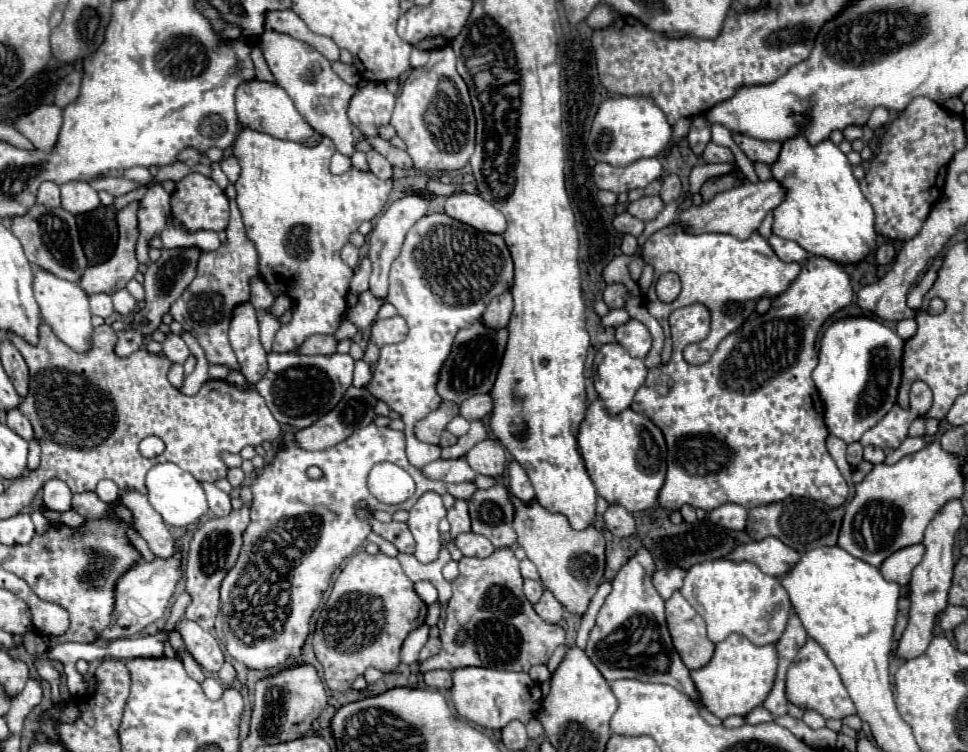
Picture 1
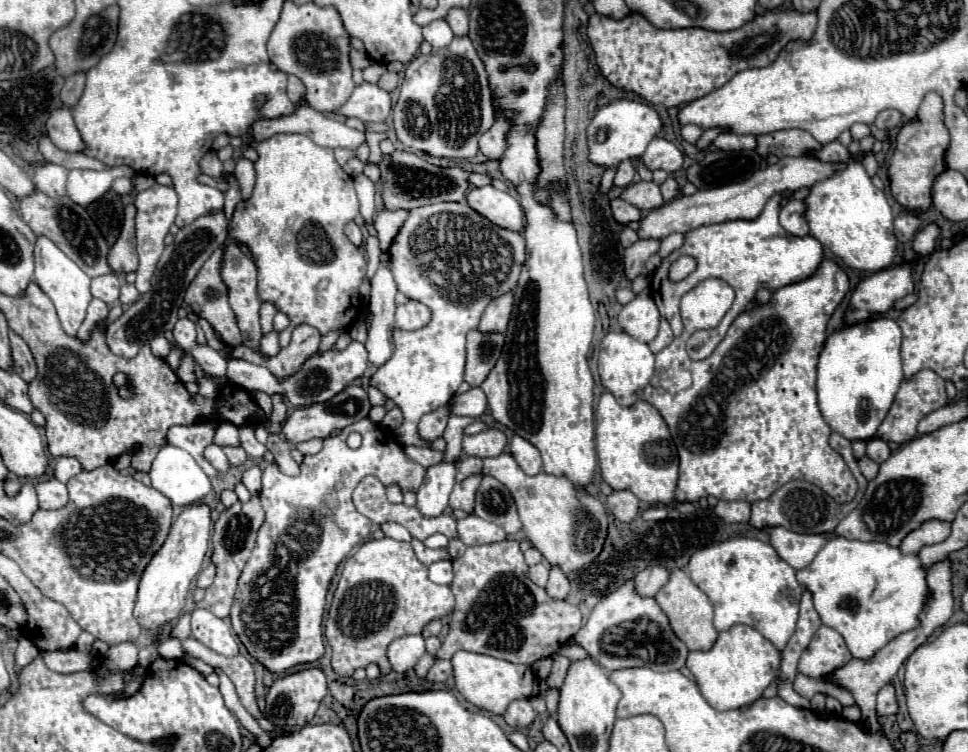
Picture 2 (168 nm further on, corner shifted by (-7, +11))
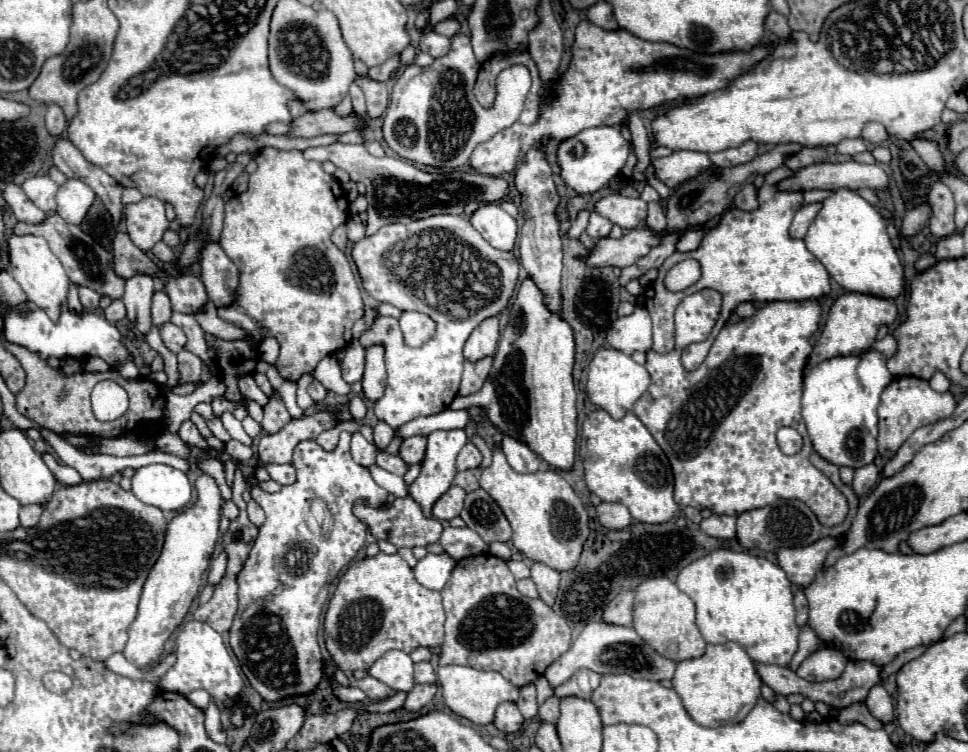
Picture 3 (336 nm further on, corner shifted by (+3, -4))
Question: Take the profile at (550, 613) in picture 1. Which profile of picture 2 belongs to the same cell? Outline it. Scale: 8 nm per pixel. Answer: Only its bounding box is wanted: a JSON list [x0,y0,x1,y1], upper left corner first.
[546,567,570,599]

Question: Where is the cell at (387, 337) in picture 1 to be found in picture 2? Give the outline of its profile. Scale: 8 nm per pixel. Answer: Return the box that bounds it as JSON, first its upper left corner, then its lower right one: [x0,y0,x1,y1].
[394,301,430,331]

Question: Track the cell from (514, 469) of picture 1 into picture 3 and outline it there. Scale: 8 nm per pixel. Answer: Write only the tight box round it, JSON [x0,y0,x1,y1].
[502,436,540,472]

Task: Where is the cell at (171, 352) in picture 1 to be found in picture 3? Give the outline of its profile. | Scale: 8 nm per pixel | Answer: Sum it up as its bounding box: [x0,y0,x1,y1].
[158,322,186,354]

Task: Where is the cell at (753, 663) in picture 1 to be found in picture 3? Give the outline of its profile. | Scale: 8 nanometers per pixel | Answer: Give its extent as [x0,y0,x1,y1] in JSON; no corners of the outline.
[672,642,762,728]

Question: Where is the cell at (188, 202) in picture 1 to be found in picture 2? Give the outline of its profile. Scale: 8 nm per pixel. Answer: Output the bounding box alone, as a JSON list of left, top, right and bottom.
[200,151,224,179]

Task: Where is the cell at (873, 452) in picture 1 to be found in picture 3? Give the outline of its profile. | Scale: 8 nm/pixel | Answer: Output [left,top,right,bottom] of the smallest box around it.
[852,464,880,498]

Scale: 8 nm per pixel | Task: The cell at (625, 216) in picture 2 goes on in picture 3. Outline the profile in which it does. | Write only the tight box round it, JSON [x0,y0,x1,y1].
[586,212,612,238]

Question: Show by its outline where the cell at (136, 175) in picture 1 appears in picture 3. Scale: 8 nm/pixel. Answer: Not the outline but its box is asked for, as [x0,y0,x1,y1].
[56,180,94,224]

